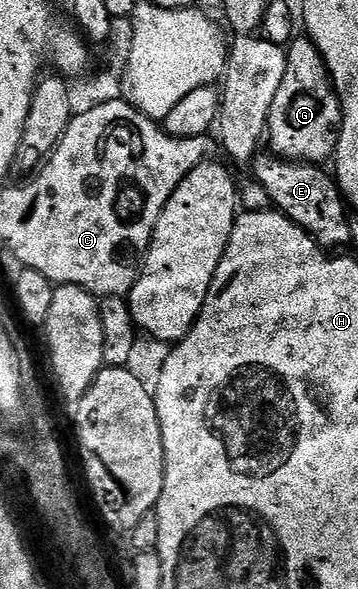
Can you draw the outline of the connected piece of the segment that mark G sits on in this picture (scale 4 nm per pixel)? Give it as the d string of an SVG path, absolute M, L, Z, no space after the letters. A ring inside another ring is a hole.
M307 36L294 37L286 51L286 71L283 84L275 95L274 104L268 120L267 142L270 142L272 153L282 160L298 162L324 163L324 158L332 159L337 153L337 140L341 124L341 99L333 88L333 79L329 77L329 69L319 52L317 45Z

